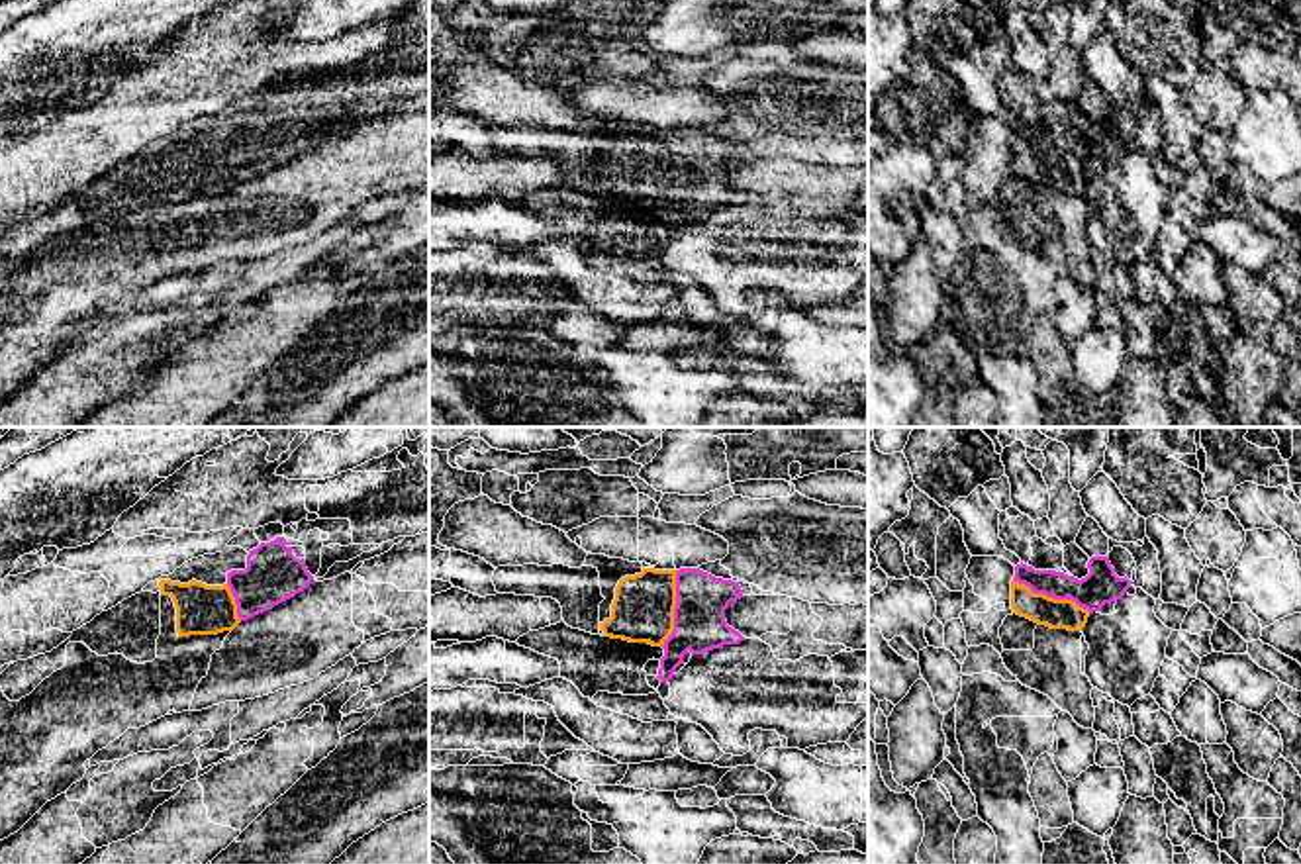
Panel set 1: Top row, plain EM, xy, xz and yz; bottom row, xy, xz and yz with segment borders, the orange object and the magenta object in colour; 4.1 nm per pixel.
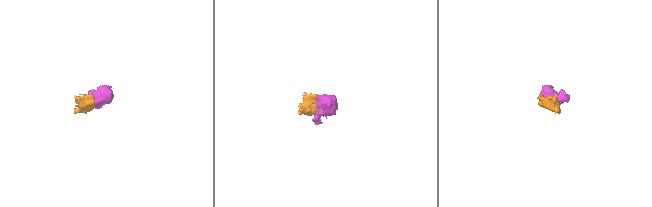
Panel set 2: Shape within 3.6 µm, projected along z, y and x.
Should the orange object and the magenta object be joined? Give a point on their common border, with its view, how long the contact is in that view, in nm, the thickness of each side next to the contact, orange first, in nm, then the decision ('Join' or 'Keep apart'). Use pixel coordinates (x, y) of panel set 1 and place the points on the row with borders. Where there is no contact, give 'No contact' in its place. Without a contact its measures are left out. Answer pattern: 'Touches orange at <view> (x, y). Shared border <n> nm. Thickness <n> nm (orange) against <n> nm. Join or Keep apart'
Touches orange at yz (1053, 598). Shared border 360 nm. Thickness 130 nm (orange) against 150 nm. Join

